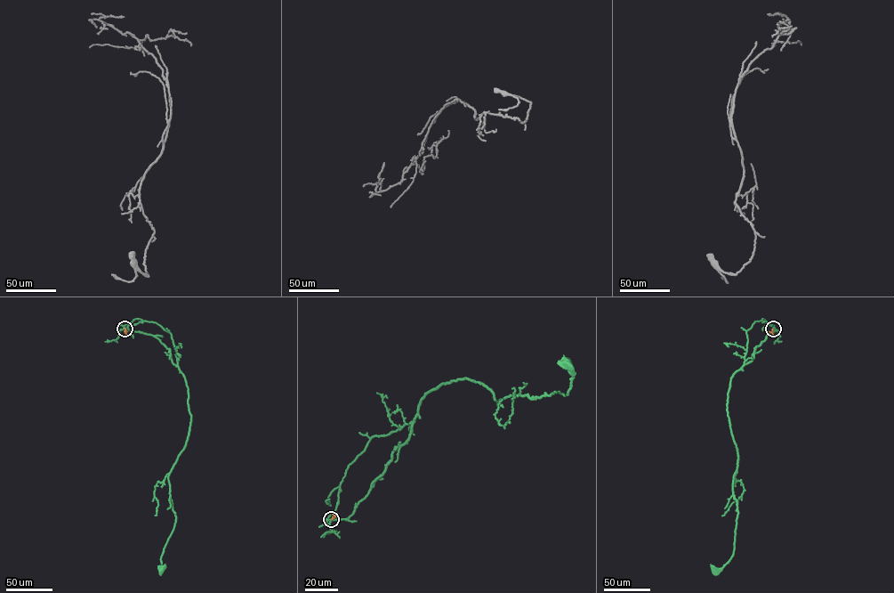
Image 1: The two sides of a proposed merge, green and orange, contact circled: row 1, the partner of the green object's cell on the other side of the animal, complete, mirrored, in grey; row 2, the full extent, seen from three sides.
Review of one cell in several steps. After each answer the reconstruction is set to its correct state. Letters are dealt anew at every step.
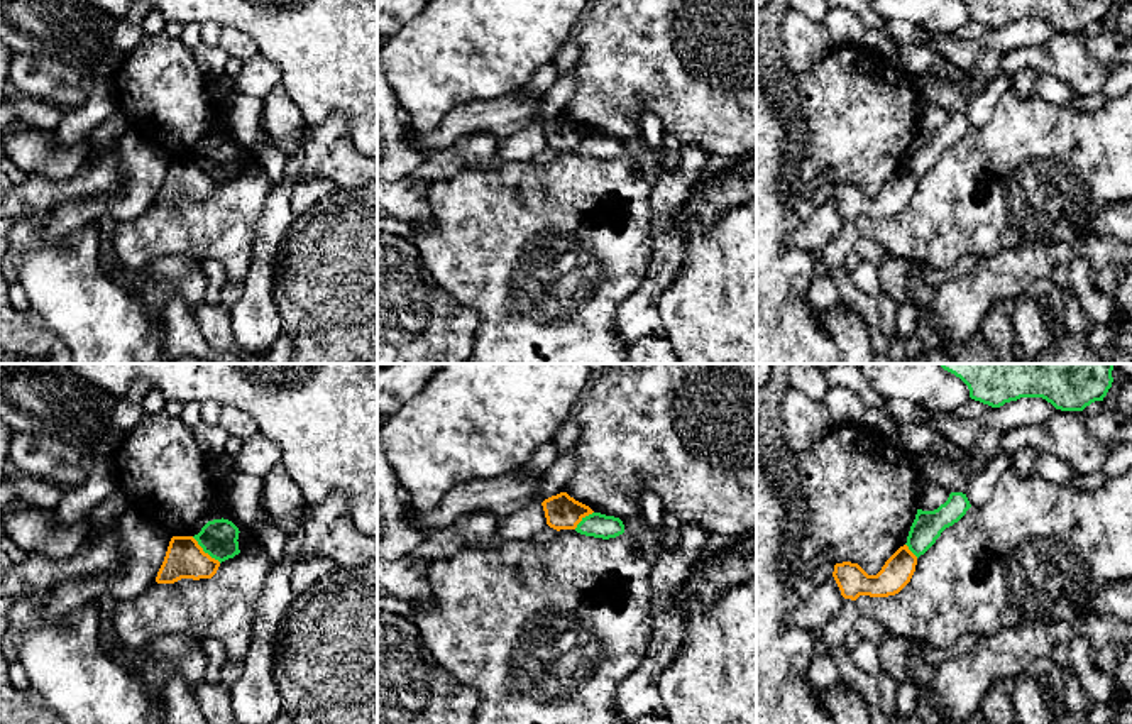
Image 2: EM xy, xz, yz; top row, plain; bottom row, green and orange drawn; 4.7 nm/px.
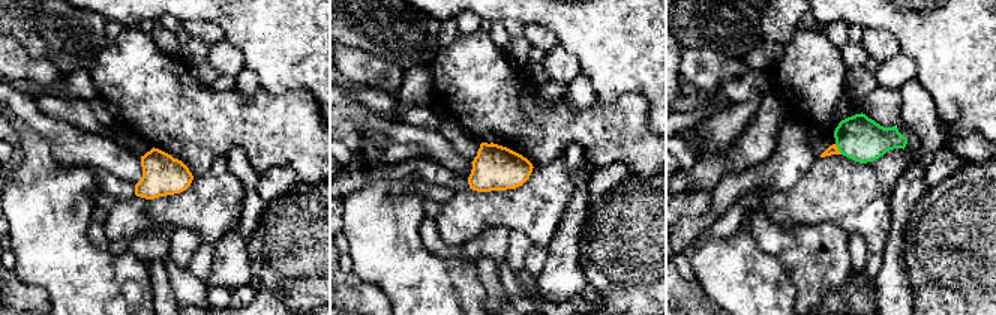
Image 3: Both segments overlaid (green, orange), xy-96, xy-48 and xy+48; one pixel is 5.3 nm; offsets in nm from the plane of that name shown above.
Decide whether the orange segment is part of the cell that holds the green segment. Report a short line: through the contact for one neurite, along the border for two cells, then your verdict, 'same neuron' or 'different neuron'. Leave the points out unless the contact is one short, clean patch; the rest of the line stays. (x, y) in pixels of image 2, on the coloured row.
line xy (192, 537), (220, 562); different neuron

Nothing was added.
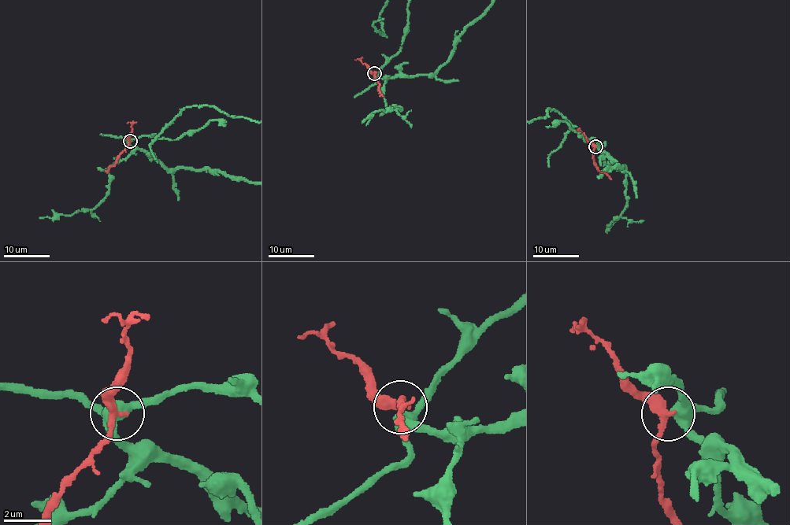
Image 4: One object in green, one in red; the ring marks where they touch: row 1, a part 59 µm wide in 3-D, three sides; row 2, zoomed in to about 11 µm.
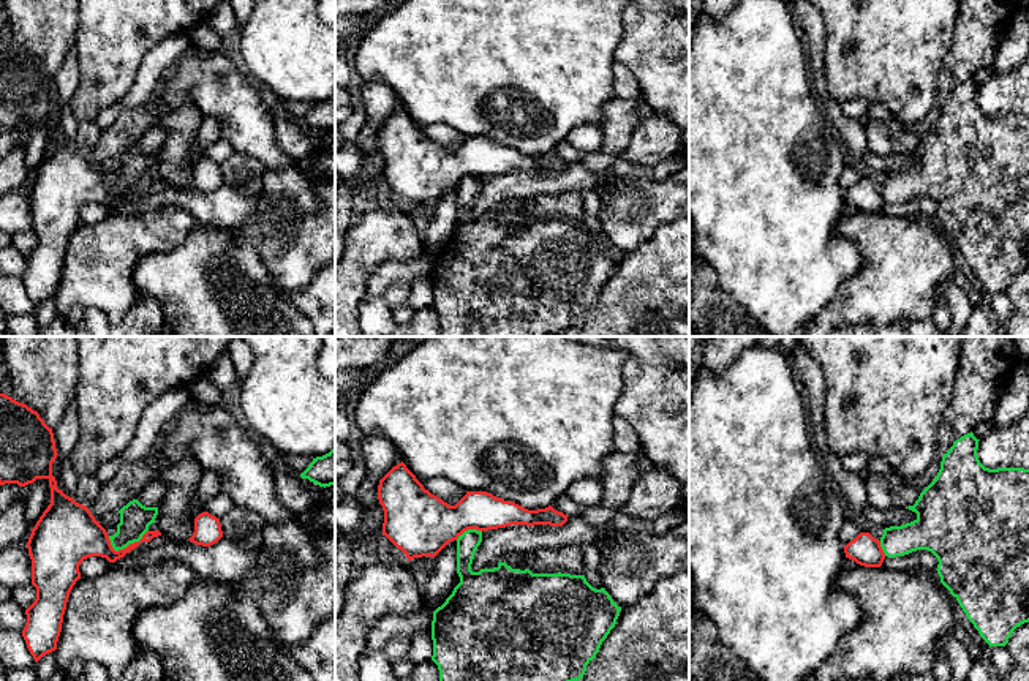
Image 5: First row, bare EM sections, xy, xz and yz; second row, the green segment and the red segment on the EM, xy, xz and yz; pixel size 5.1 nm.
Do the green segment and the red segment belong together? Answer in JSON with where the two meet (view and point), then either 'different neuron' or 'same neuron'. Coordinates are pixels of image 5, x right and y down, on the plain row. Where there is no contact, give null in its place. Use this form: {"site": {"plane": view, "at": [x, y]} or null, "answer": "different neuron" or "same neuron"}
{"site": {"plane": "xy", "at": [127, 191]}, "answer": "different neuron"}

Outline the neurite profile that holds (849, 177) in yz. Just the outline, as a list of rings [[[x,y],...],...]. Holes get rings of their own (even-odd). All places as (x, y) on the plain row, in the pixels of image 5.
[[[846,164],[841,177],[839,177],[839,186],[842,191],[847,191],[850,186],[854,186],[858,180],[861,179],[861,175],[858,174],[858,171],[854,166]]]

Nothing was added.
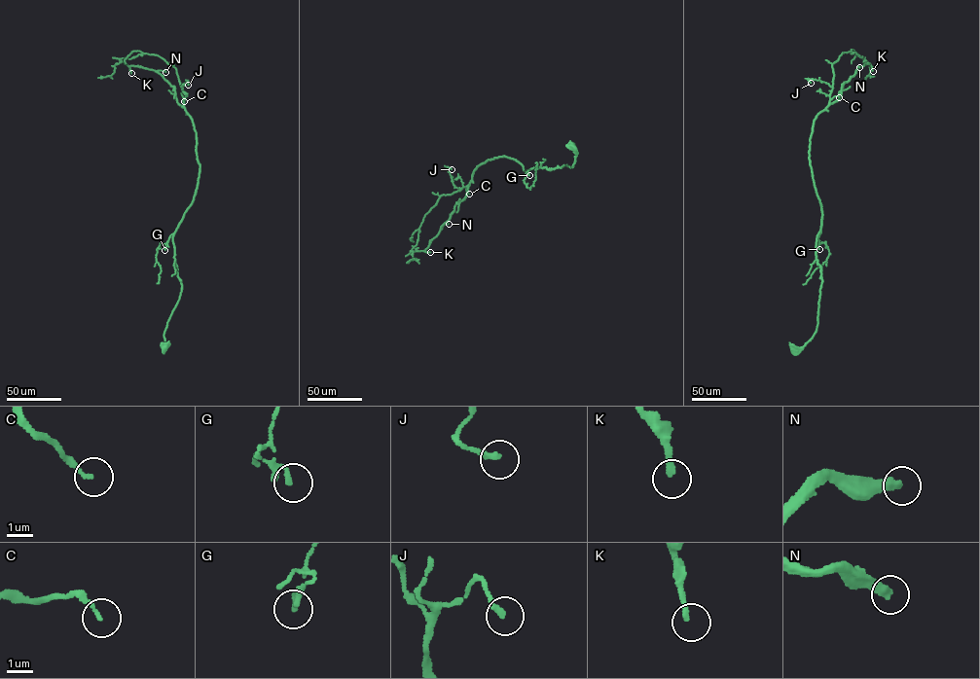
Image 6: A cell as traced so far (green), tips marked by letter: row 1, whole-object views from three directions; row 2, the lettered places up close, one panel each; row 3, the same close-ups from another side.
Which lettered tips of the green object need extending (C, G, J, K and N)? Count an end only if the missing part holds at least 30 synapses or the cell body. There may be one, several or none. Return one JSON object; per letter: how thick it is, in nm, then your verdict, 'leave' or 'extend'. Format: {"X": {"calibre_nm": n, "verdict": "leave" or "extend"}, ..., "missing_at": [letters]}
{"C": {"calibre_nm": 120, "verdict": "leave"}, "G": {"calibre_nm": 110, "verdict": "leave"}, "J": {"calibre_nm": 220, "verdict": "leave"}, "K": {"calibre_nm": 200, "verdict": "extend"}, "N": {"calibre_nm": 380, "verdict": "extend"}, "missing_at": ["K", "N"]}

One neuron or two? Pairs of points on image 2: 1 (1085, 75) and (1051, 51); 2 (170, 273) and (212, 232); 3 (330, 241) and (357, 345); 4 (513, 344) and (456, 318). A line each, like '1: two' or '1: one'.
1: one
2: two
3: one
4: two

